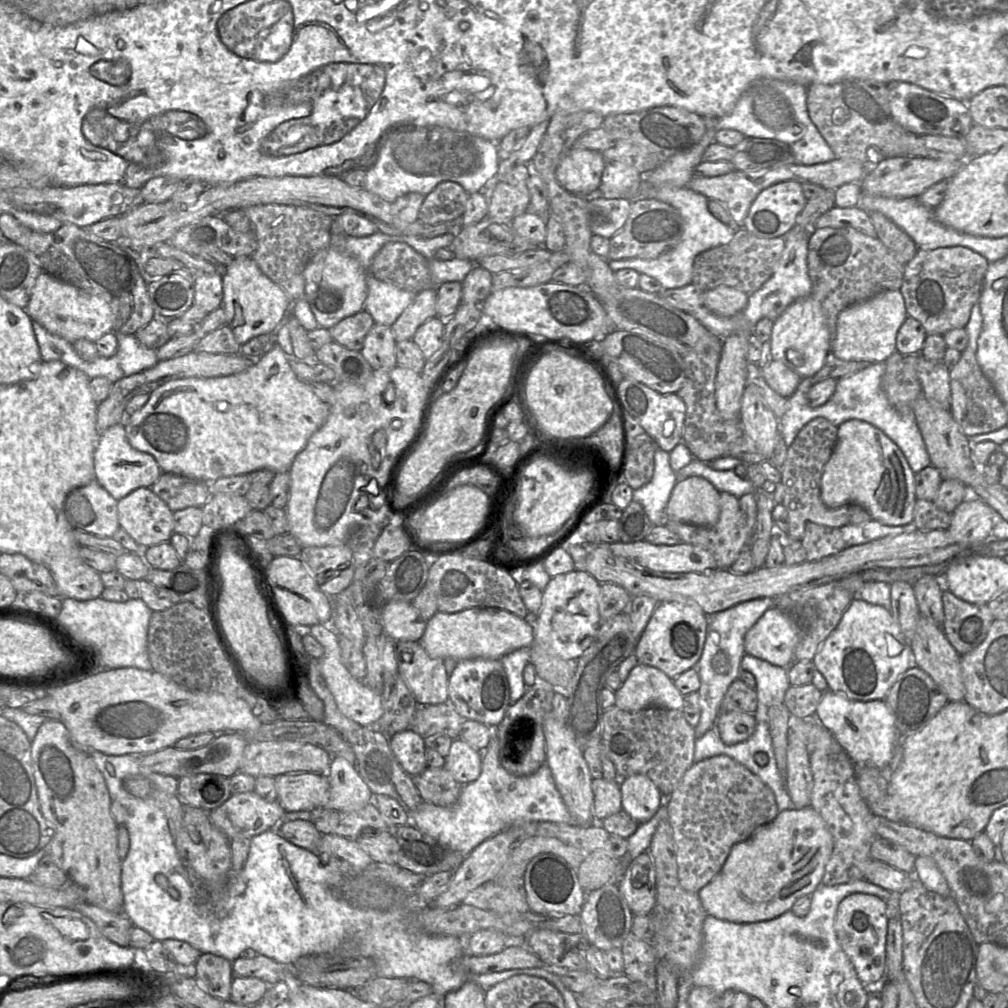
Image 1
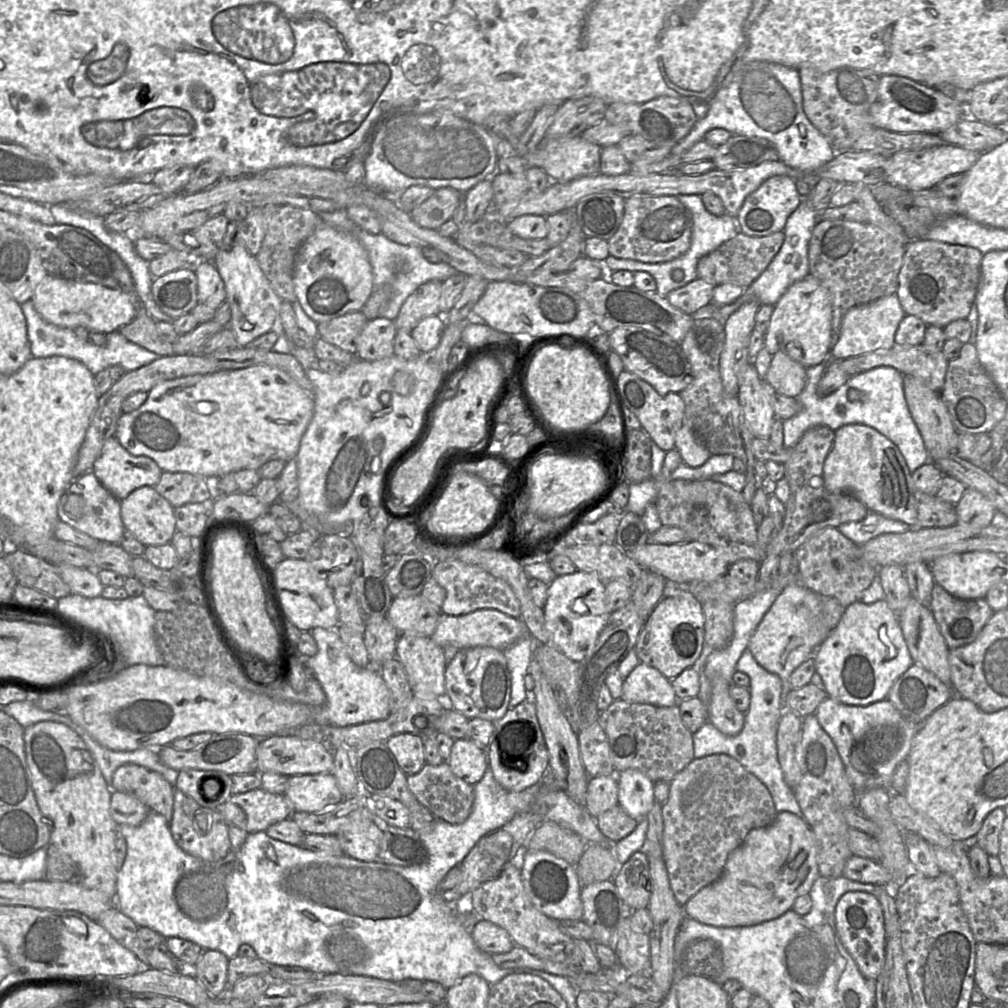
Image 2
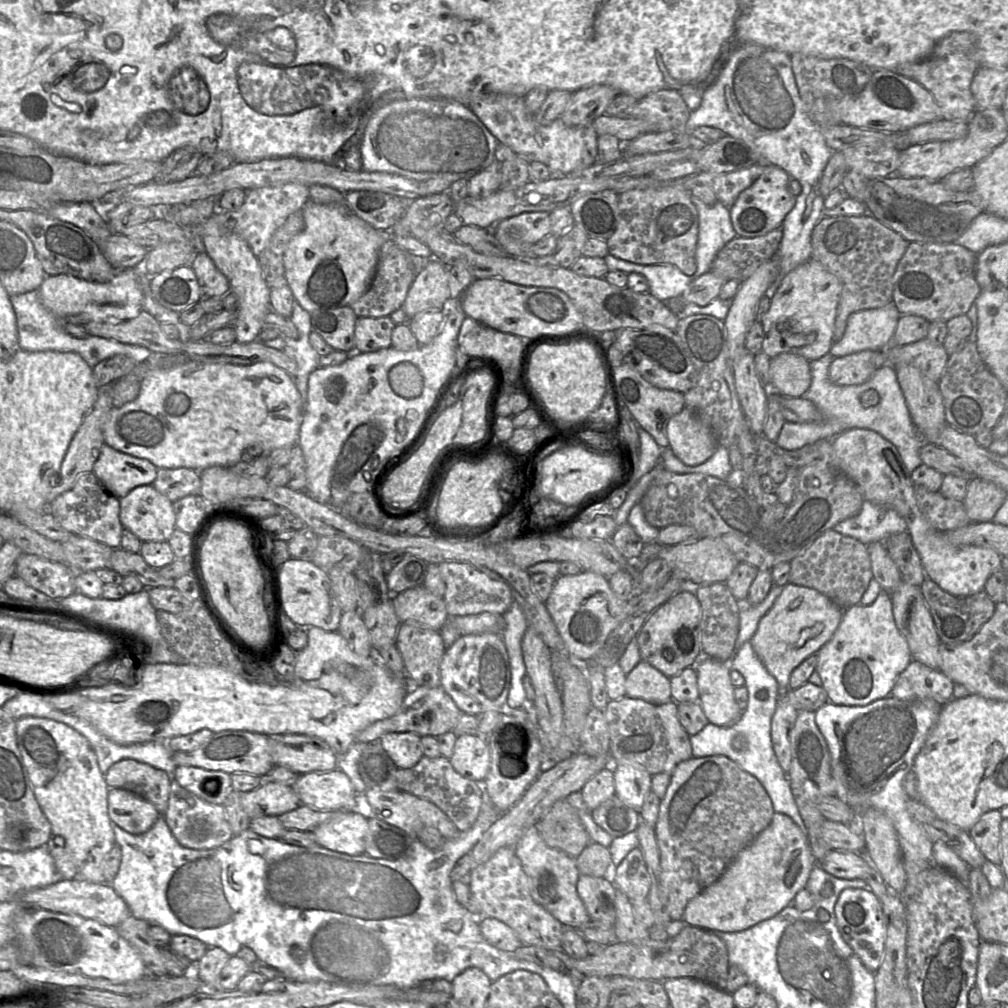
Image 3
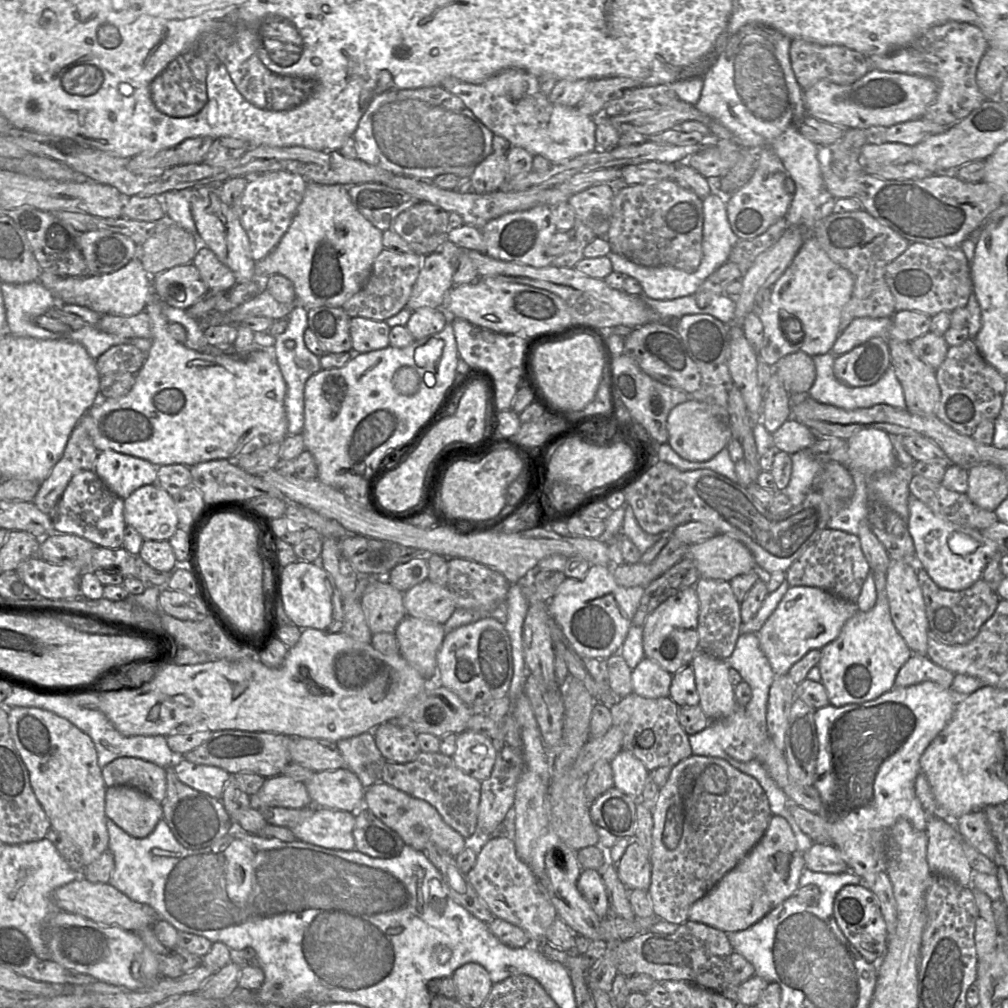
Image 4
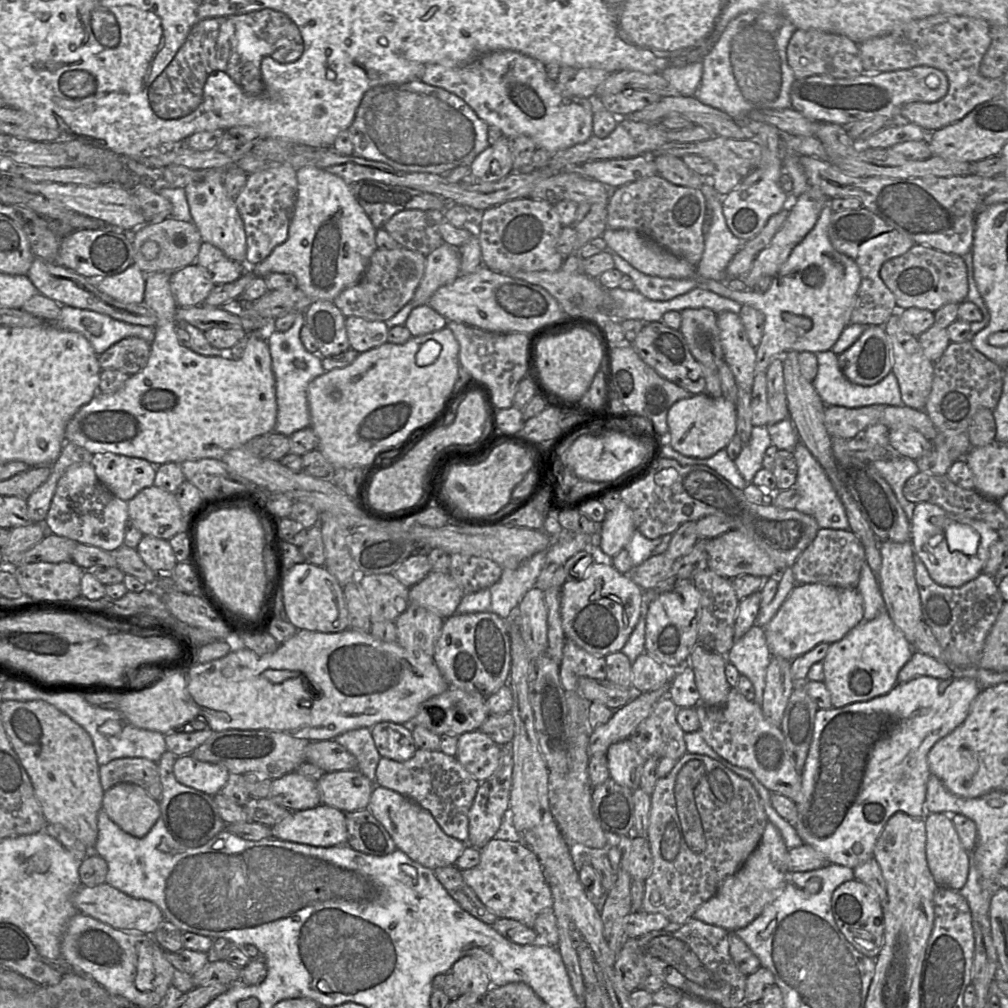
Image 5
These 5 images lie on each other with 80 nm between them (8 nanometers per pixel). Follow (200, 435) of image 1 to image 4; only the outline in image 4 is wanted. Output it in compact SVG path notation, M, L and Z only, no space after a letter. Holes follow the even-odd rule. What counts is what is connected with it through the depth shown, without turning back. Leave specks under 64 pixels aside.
M150 278L149 302L145 312L152 321L153 344L144 365L135 375L132 390L123 397L101 398L87 412L91 417L89 434L97 450L113 450L145 459L154 465L182 464L192 467L210 460L235 457L255 437L260 438L264 446L282 443L288 435L284 407L287 387L274 355L274 347L254 350L241 360L187 348L169 333L169 322L162 312L161 301L152 289Z

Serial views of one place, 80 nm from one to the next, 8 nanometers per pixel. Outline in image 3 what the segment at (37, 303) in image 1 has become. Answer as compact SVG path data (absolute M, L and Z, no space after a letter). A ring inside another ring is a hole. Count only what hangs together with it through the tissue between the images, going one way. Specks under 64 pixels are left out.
M135 268L121 269L109 282L97 283L74 276L46 276L38 288L43 306L58 318L87 314L91 321L120 323L137 317L143 311L144 296Z

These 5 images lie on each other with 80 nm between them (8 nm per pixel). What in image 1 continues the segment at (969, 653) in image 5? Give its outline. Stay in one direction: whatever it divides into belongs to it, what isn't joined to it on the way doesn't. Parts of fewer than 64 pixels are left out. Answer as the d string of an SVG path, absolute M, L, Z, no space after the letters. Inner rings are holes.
M949 590L942 591L944 621L942 630L950 644L964 655L987 636L993 616L987 604L973 604L959 599Z

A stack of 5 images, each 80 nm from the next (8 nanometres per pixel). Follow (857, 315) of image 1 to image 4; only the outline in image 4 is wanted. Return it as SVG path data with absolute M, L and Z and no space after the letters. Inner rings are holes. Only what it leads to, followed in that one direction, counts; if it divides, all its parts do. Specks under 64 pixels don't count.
M860 317L854 319L837 337L831 353L840 356L874 337L888 337L893 319Z

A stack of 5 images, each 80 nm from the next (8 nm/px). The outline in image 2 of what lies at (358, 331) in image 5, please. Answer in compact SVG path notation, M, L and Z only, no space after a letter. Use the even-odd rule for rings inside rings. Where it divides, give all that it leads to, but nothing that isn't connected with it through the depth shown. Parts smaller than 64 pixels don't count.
M385 317L369 320L358 338L357 358L376 361L393 356L393 342L396 332L393 320Z

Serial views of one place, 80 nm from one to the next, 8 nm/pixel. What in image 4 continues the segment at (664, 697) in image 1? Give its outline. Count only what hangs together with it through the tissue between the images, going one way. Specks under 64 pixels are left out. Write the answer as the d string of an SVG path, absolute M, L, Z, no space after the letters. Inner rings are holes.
M644 657L631 673L633 693L650 699L667 697L672 676L657 662Z

